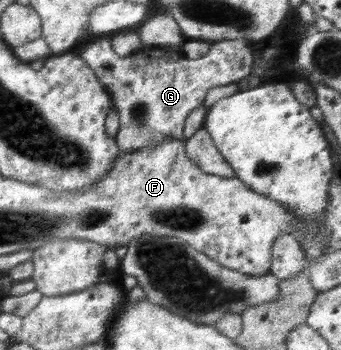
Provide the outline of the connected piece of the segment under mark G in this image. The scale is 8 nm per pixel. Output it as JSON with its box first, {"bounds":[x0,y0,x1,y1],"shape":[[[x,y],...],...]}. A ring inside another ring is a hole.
{"bounds":[76,35,255,152],"shape":[[[108,35],[87,38],[77,45],[76,51],[87,62],[88,67],[92,67],[92,71],[96,72],[104,85],[109,87],[108,91],[114,96],[115,110],[119,112],[120,123],[115,140],[123,152],[132,152],[132,150],[150,148],[167,137],[184,140],[183,129],[188,114],[196,107],[203,105],[208,91],[218,85],[239,82],[250,74],[255,59],[254,52],[248,44],[249,42],[245,39],[217,41],[211,44],[206,55],[195,60],[184,55],[182,50],[156,46],[143,47],[136,53],[120,58],[114,52],[111,36]]]}

